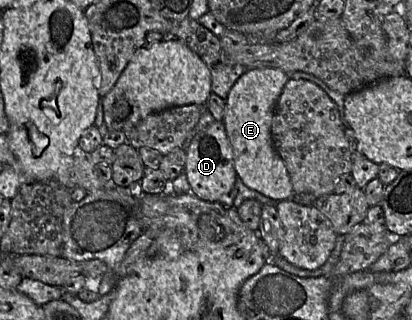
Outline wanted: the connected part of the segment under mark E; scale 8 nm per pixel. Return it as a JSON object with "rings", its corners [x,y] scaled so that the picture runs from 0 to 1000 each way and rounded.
{"rings":[[[636,209],[602,219],[561,275],[541,369],[575,550],[604,591],[667,631],[714,616],[699,531],[665,459],[658,419],[670,322],[701,247],[701,234],[677,216]]]}

